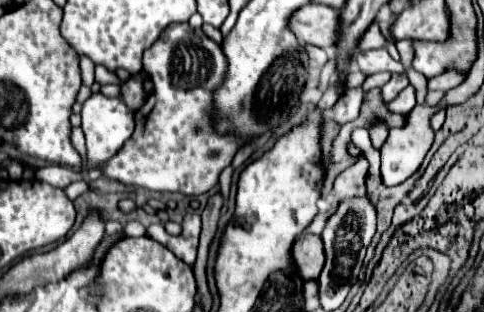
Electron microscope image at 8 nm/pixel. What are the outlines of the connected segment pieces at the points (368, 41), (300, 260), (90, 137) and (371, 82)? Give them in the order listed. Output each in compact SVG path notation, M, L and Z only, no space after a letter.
M373 21L373 23L369 25L369 29L363 33L363 37L359 39L357 51L355 51L355 55L351 57L351 61L357 57L357 53L367 51L367 49L373 49L373 47L383 47L385 43L387 43L387 41L385 41L385 37L383 37L383 33L381 33L381 29L379 29L379 23Z
M305 235L303 239L297 239L291 249L291 255L303 281L319 279L323 267L323 243L319 235Z
M101 93L91 95L81 109L81 129L87 139L87 163L101 163L101 159L115 155L115 151L119 151L119 147L123 147L123 143L131 137L133 127L133 111L129 111L123 101L105 97Z
M381 71L381 73L368 76L363 83L362 88L367 92L372 88L382 87L389 79L391 79L391 73L389 73L389 71Z

